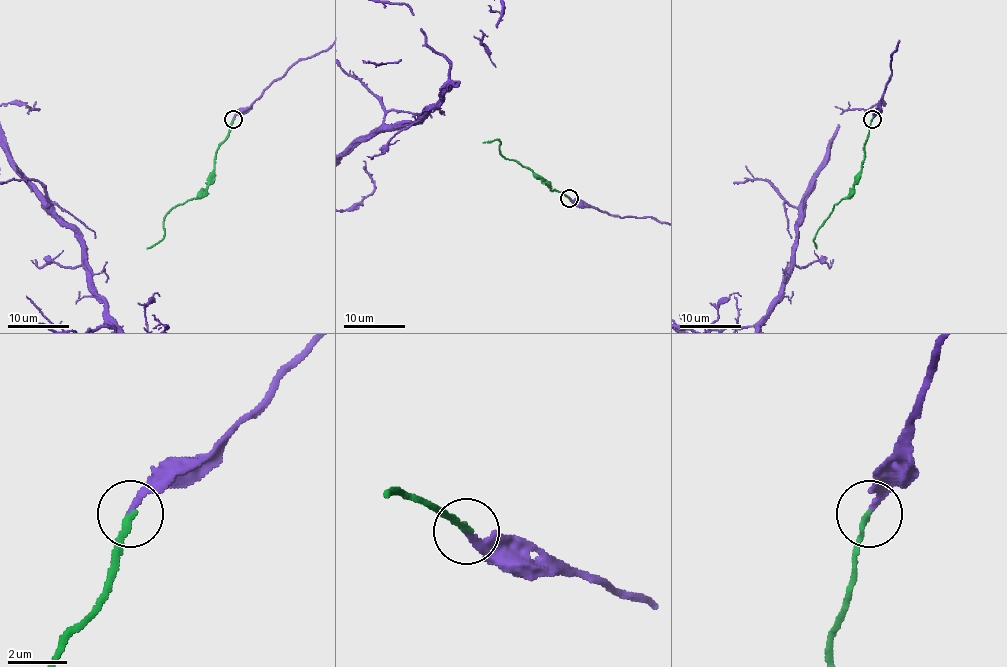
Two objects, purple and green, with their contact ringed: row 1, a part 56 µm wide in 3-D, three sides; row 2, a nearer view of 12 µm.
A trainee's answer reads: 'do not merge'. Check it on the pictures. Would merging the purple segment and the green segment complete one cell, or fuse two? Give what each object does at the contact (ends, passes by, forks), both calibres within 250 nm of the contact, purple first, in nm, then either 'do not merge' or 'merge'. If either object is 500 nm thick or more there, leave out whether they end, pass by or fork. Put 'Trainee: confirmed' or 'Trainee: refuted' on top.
Trainee: refuted
purple ends; green ends; calibres 190 and 200 nm; merge

